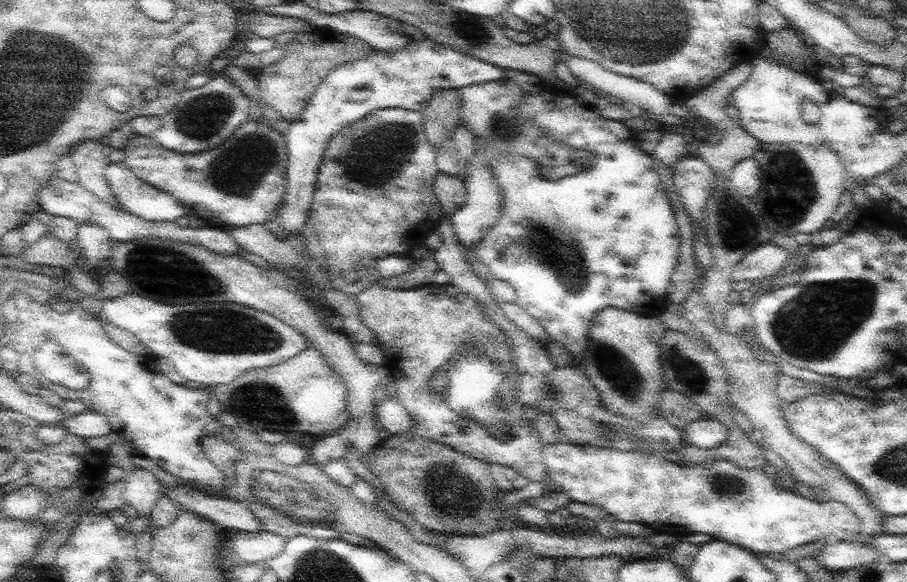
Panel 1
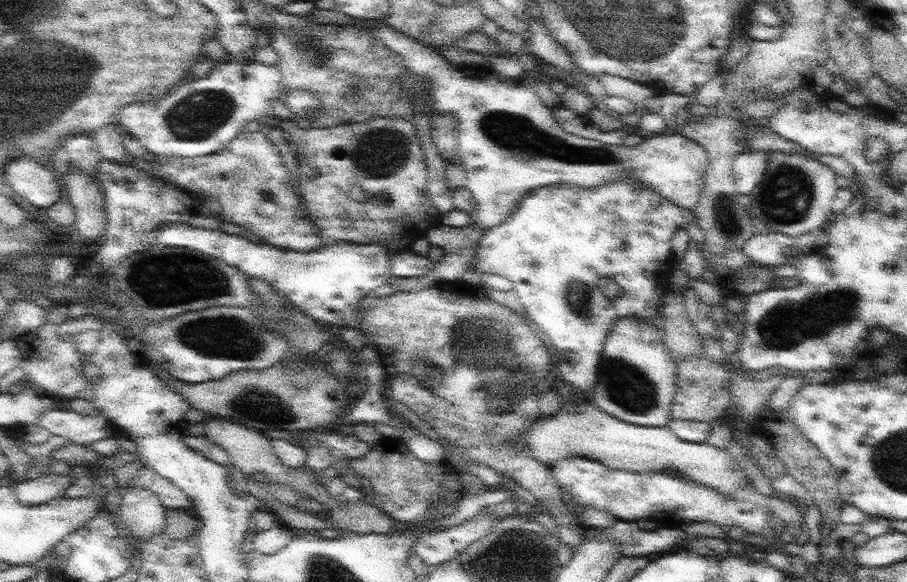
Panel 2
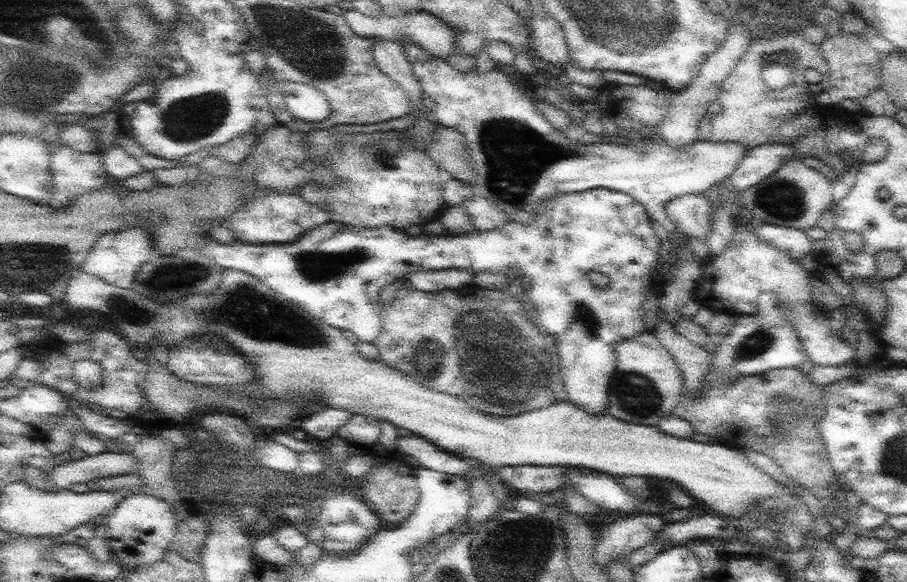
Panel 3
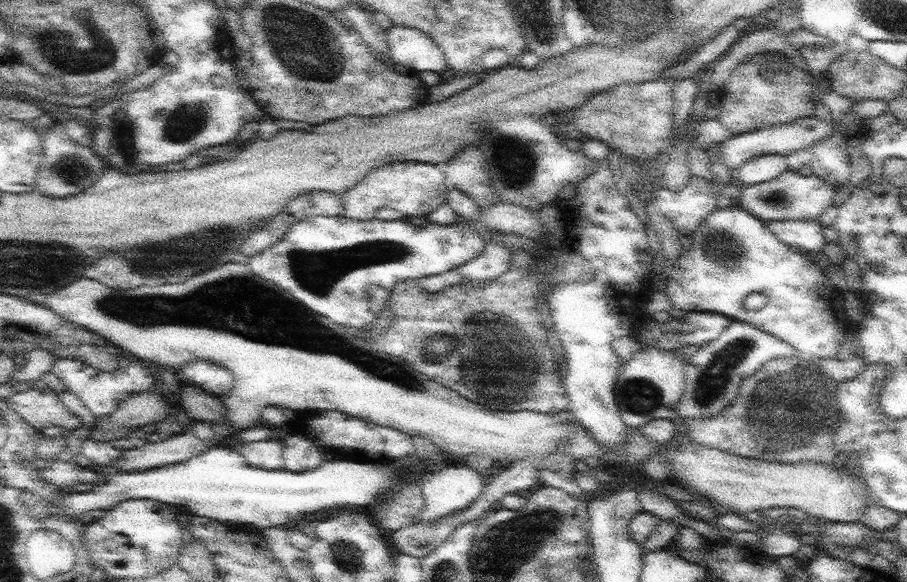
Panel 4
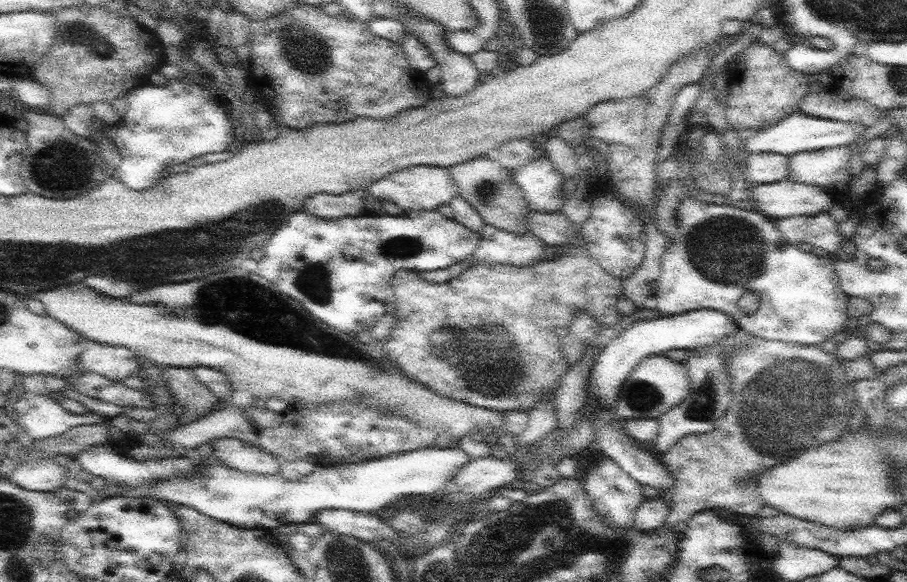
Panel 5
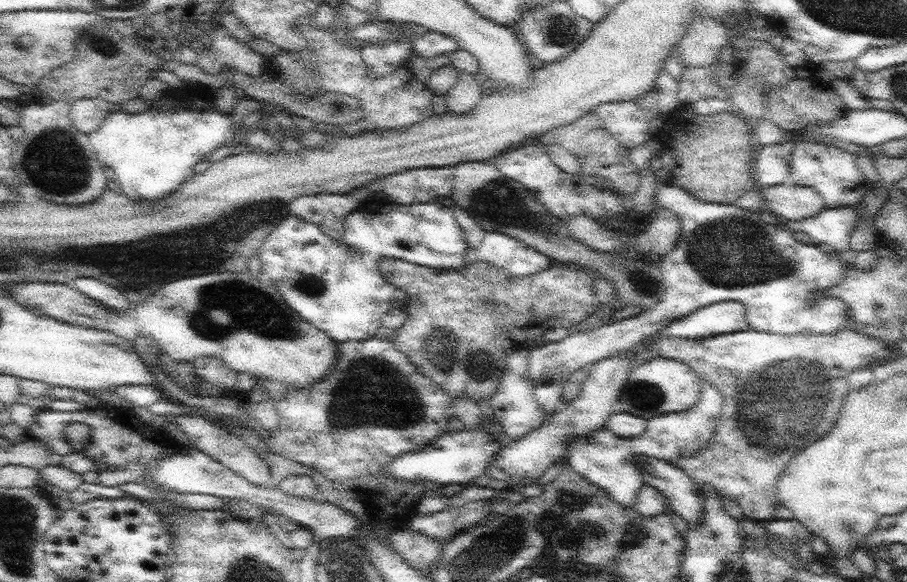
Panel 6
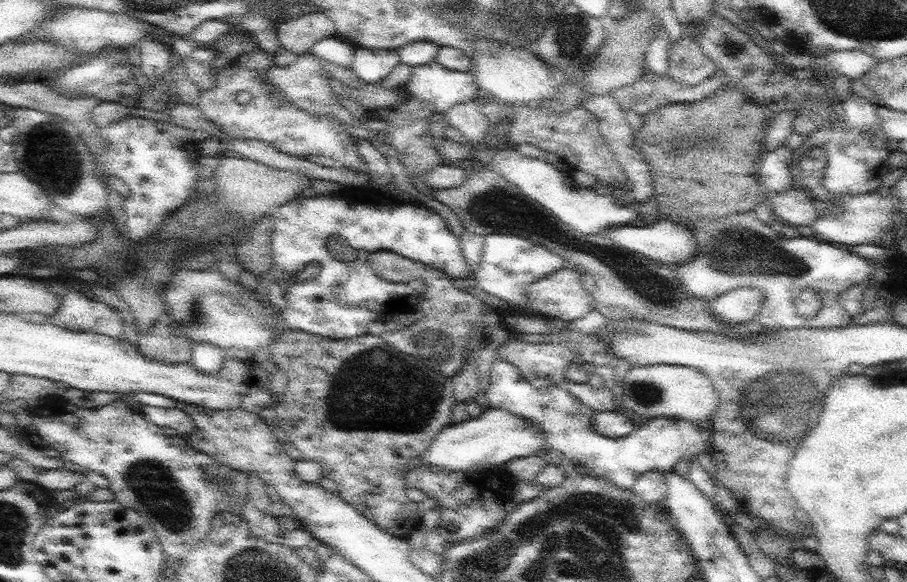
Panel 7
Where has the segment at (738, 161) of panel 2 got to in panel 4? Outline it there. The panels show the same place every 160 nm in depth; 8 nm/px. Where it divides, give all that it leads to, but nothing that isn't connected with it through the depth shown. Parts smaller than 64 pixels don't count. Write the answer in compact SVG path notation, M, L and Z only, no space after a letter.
M762 154L746 161L736 173L736 177L746 186L758 185L778 178L789 169L787 156Z

